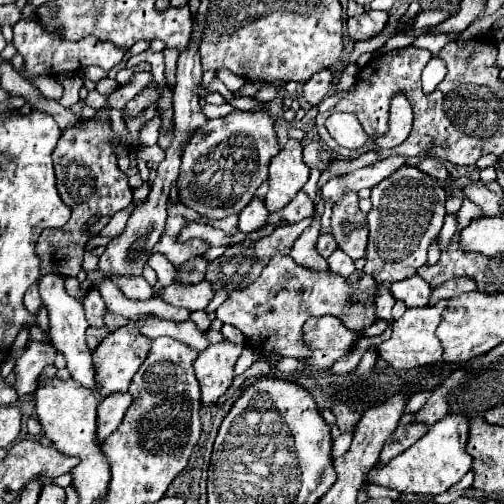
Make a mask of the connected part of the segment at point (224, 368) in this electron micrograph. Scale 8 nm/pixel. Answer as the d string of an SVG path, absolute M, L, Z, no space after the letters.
M228 339L208 345L194 361L194 371L200 381L202 401L216 403L234 379L234 363L242 353L242 345Z

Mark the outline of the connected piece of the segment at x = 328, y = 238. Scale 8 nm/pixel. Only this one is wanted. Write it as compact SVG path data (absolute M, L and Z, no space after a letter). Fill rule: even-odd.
M324 233L324 235L318 237L316 247L318 247L318 251L320 251L322 257L330 257L330 253L332 253L338 245L336 245L336 241L334 241L334 237L332 237L330 233Z

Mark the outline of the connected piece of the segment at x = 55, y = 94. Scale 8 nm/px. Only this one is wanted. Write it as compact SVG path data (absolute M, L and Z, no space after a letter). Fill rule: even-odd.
M38 75L32 79L32 83L40 89L44 97L50 99L60 99L62 97L62 85L52 77L52 75Z

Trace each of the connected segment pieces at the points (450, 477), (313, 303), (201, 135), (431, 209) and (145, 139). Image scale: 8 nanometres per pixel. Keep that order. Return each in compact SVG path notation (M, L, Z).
M448 415L440 423L434 423L430 427L430 433L426 433L420 441L416 441L410 449L406 449L404 453L394 457L390 463L374 465L372 469L368 469L364 481L372 481L376 485L382 485L382 487L388 487L388 489L396 489L396 491L404 491L404 493L420 493L420 495L444 493L452 485L456 485L472 467L472 457L466 453L468 435L470 435L470 417L466 417L466 415Z
M276 253L252 285L228 295L228 299L218 307L216 317L222 323L238 327L248 337L250 347L258 355L278 349L284 357L310 357L312 349L304 341L304 323L310 317L340 315L344 307L354 303L352 297L356 297L356 303L364 307L374 307L378 289L374 293L354 293L348 277L342 277L330 269L306 269L304 265L298 265L290 255Z
M234 111L222 119L212 119L200 127L182 153L178 177L180 201L208 219L240 215L268 177L268 165L280 151L274 121L268 111Z
M402 165L390 177L382 179L372 187L372 211L368 213L368 247L366 247L366 265L364 271L376 279L376 283L394 283L416 275L416 269L426 265L428 247L438 239L444 215L446 215L446 191L438 179L420 171L418 167Z
M158 115L156 121L148 123L146 129L142 129L142 133L140 133L140 143L142 143L142 145L156 145L156 141L158 141L158 129L160 129L160 115Z

